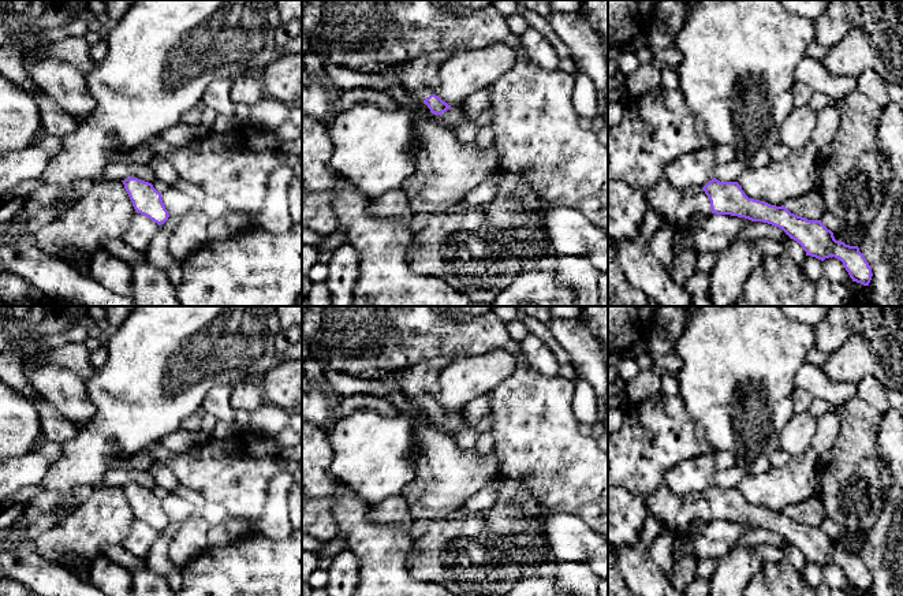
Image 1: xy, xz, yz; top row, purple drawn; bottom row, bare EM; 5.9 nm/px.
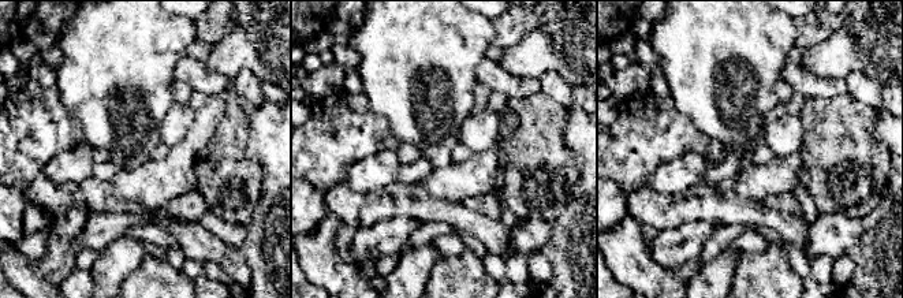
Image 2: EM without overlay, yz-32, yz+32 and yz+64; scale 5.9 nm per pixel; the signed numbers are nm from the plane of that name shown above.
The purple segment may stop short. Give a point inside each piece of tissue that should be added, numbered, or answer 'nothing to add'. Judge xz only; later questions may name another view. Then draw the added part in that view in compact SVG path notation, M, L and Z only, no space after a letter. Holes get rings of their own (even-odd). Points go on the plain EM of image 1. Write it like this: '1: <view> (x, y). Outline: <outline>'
1: xz (417, 382). Outline: M434 357L428 361L421 361L402 372L396 372L400 391L413 398L421 407L430 401L436 401L440 391L433 388L436 373L448 366L451 361L445 357Z

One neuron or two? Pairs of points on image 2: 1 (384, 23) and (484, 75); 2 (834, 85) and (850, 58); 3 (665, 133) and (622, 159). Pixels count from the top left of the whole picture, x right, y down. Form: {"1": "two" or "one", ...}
{"1": "two", "2": "two", "3": "one"}

